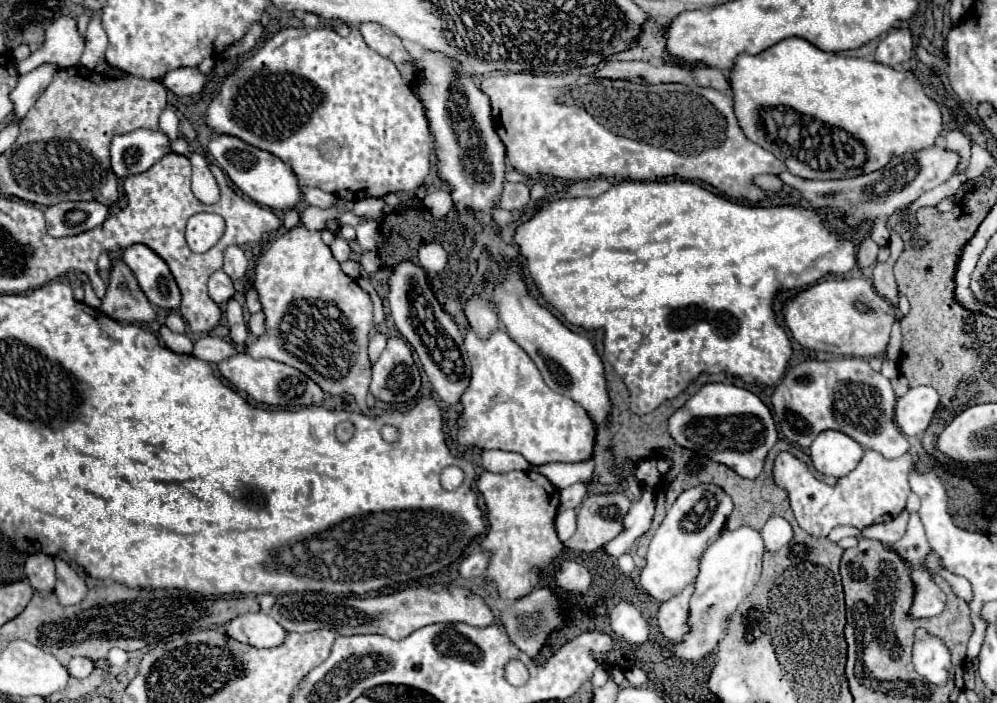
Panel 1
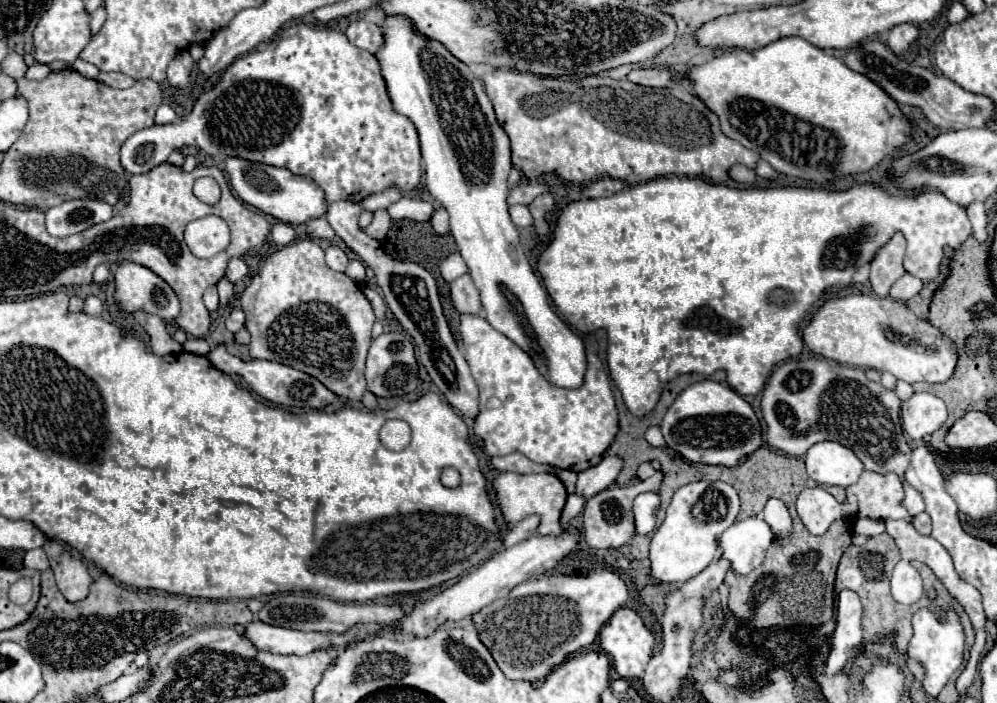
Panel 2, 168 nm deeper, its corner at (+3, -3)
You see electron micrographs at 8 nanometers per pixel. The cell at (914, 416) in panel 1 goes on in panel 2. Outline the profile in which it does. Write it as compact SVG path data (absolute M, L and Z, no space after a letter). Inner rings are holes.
M914 393L908 401L902 403L900 411L902 431L914 441L920 441L926 435L938 431L946 417L948 413L944 401L932 393Z

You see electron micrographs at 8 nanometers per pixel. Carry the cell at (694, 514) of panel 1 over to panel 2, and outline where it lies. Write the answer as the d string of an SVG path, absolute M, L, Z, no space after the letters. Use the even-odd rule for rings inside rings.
M696 481L680 487L668 509L666 519L654 531L650 543L652 577L666 583L684 583L706 569L720 555L720 533L728 529L740 511L740 499L732 485L722 481Z

